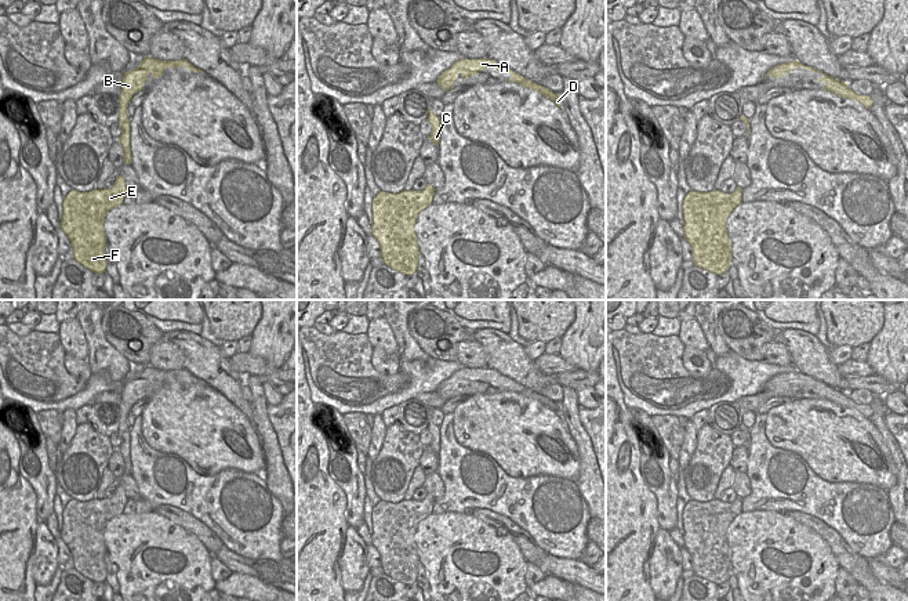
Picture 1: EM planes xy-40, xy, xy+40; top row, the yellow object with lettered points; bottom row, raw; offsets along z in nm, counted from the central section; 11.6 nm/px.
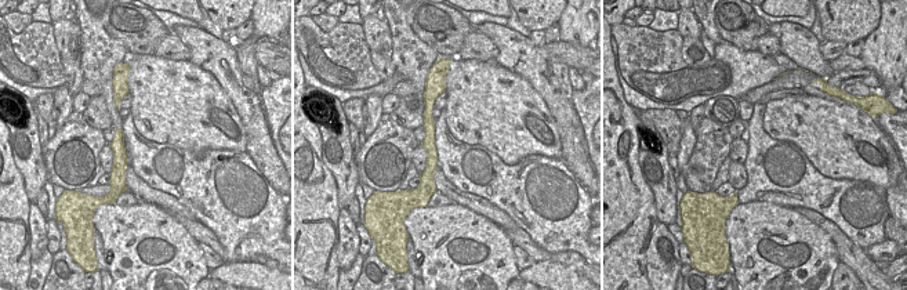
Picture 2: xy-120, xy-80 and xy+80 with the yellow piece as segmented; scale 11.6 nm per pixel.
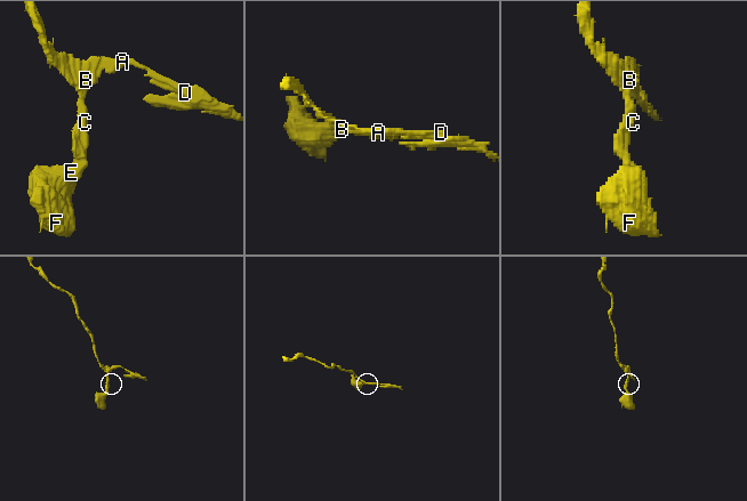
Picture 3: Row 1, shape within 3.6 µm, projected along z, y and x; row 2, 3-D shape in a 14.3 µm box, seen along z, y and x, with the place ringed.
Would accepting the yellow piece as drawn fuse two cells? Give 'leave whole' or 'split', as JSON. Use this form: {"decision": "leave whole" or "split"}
{"decision": "leave whole"}

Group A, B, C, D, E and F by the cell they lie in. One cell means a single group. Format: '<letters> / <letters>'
A B C D E F

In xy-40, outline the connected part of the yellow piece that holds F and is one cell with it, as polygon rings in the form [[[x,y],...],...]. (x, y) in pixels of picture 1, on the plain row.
[[[116,484],[116,492],[109,499],[92,499],[90,502],[72,499],[63,507],[61,539],[72,554],[73,568],[91,582],[103,583],[106,579],[103,531],[109,519],[123,514],[127,500],[124,488]]]

